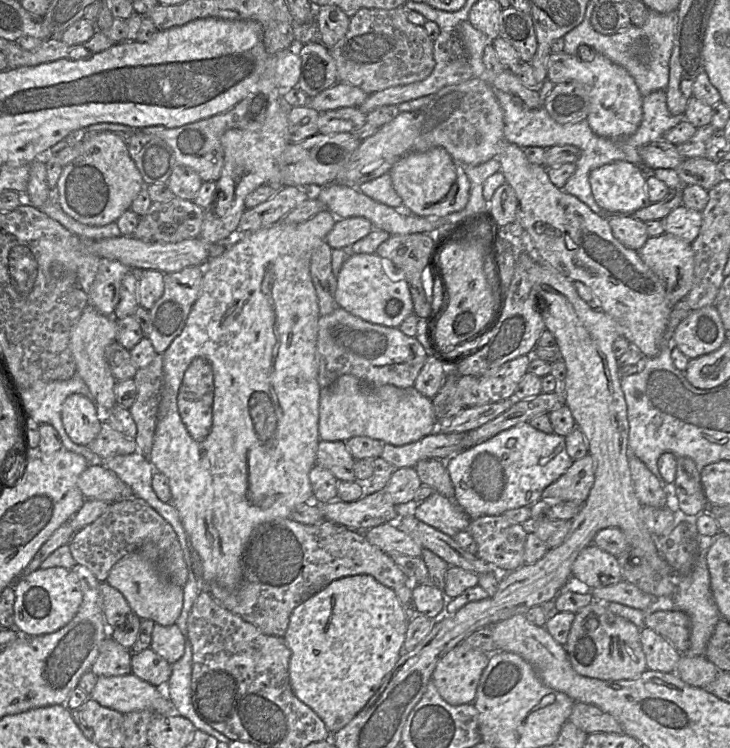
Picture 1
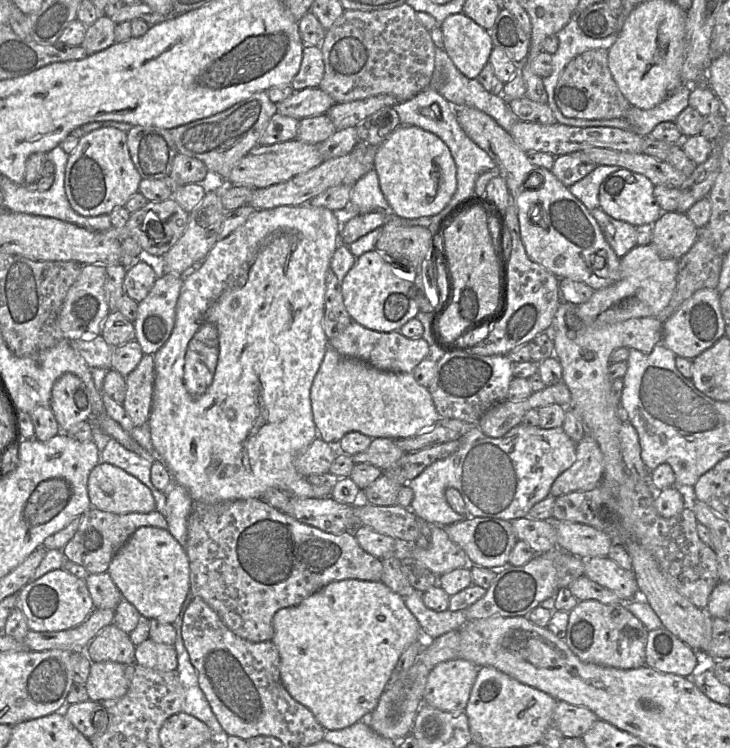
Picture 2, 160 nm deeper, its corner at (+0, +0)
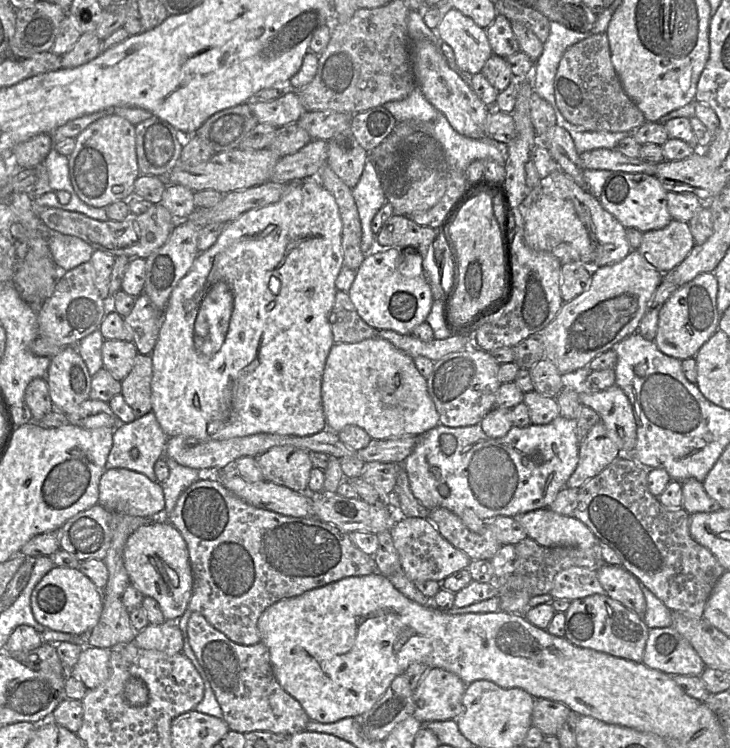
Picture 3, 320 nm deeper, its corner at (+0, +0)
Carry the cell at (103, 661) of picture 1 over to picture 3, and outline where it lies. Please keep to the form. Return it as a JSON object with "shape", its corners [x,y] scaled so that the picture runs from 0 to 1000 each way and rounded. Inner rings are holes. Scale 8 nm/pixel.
{"shape":[[[142,799],[138,825],[116,850],[116,860],[123,865],[152,868],[160,861],[181,858],[186,848],[178,832],[178,818],[166,799]]]}

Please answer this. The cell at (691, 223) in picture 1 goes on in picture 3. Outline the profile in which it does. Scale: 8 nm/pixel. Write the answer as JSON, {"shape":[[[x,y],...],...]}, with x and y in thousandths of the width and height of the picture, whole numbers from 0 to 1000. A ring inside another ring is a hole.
{"shape":[[[921,293],[907,306],[884,310],[873,334],[903,364],[915,365],[937,349],[951,329],[944,298]]]}

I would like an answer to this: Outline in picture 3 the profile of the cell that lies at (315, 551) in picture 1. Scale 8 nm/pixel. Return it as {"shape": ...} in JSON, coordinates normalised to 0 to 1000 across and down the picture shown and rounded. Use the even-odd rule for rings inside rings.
{"shape":[[[293,638],[273,640],[253,654],[227,695],[247,711],[259,738],[264,787],[256,813],[277,821],[293,840],[330,862],[358,858],[353,828],[377,805],[474,771],[501,770],[515,763],[511,743],[495,737],[478,713],[430,690],[390,690],[345,676]]]}

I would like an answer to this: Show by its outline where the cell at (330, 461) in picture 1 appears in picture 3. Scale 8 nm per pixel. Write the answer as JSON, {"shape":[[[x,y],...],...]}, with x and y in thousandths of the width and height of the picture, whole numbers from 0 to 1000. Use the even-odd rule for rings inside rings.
{"shape":[[[378,596],[352,611],[362,642],[410,659],[422,659],[429,622],[425,606],[403,596]]]}

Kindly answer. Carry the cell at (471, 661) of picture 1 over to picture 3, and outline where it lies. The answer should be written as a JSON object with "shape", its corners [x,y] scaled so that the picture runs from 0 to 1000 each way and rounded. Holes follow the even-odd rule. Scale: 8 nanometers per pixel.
{"shape":[[[588,893],[567,922],[566,957],[578,967],[623,961],[634,949],[638,914],[621,898]]]}

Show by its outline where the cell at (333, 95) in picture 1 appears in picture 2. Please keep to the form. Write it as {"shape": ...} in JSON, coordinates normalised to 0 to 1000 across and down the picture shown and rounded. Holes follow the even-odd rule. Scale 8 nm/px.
{"shape":[[[418,118],[403,122],[378,140],[381,152],[412,160],[445,152],[458,139],[458,134],[438,118]]]}

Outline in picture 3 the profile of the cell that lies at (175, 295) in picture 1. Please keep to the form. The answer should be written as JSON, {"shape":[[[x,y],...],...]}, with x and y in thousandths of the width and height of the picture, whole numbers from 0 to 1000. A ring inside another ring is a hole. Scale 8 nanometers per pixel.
{"shape":[[[195,392],[185,400],[181,416],[170,425],[182,447],[189,472],[207,475],[216,455],[225,416],[215,414],[205,398]]]}

